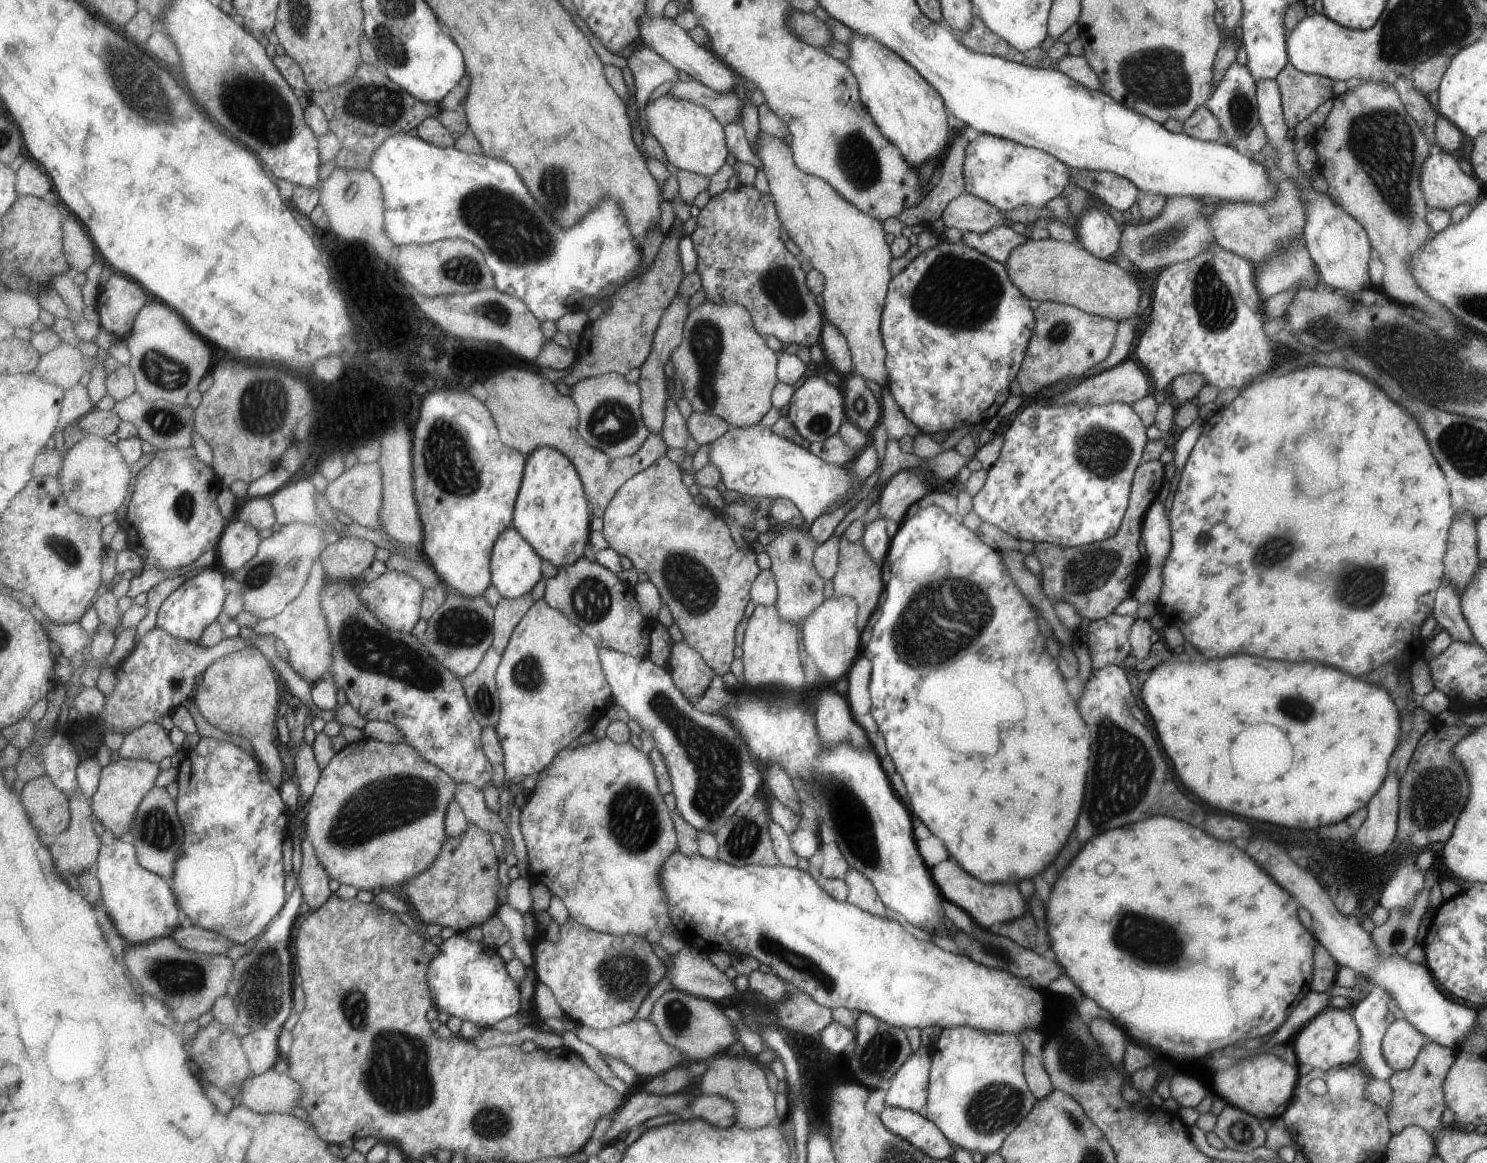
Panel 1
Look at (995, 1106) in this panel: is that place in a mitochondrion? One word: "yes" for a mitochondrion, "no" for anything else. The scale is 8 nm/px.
yes

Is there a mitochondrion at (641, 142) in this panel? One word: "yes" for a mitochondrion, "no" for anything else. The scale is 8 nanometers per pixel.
no

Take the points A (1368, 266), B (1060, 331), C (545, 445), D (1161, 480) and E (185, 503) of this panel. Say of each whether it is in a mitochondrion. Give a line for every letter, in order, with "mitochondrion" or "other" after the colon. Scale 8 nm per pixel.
A: other
B: mitochondrion
C: other
D: other
E: mitochondrion

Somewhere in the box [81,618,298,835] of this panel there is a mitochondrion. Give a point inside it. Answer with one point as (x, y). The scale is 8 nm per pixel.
(175, 684)

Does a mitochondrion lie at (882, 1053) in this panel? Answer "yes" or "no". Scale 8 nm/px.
yes

